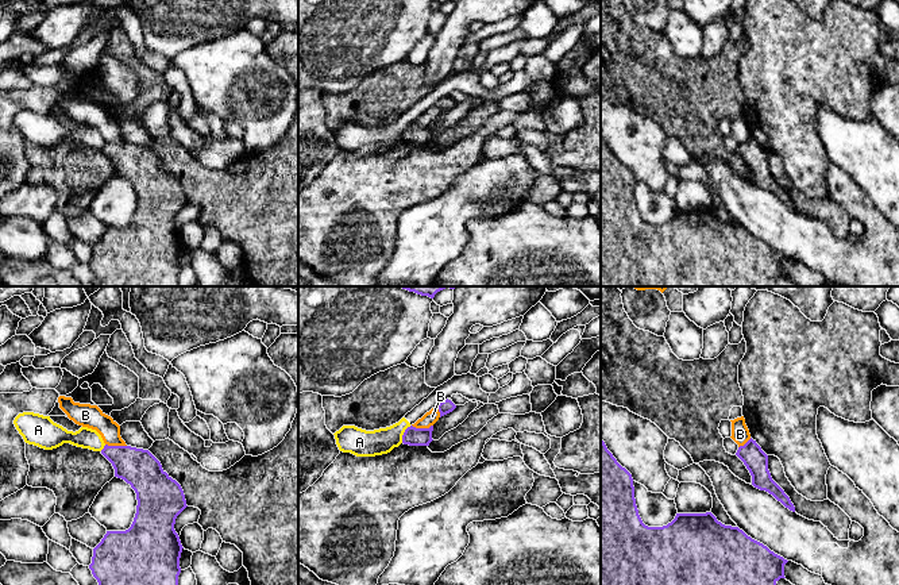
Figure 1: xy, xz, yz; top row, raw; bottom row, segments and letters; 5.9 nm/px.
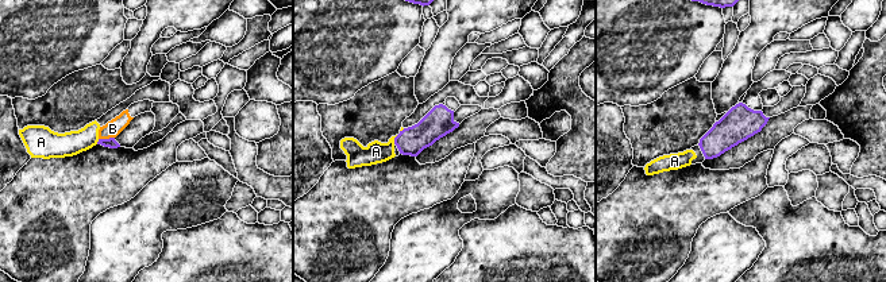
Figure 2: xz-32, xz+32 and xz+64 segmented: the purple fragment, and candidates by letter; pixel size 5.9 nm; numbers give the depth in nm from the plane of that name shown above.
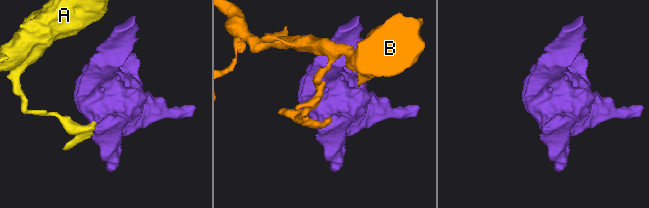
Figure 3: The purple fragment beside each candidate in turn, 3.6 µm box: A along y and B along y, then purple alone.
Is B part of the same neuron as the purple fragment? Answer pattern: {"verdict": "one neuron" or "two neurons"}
{"verdict": "two neurons"}

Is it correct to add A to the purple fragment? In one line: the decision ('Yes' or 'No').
No

